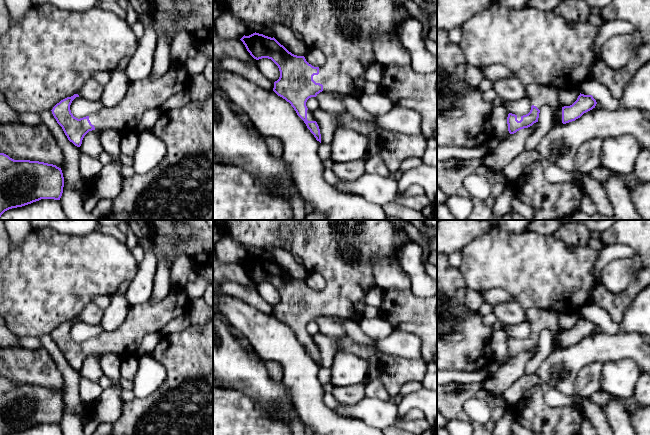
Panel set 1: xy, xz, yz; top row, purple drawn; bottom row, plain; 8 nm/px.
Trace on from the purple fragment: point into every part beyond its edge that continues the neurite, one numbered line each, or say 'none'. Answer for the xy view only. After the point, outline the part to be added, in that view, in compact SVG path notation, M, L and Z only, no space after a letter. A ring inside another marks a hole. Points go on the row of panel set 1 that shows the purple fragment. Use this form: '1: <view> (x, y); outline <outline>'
1: xy (148, 93); outline M172 63L169 70L157 78L145 77L130 82L124 98L114 107L103 108L101 111L89 115L95 130L104 131L115 129L121 132L134 131L144 113L149 109L160 108L173 95L187 90L190 84L190 75L182 63Z

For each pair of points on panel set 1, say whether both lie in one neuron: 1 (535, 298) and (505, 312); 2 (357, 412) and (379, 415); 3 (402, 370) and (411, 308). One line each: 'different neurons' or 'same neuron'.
1: different neurons
2: same neuron
3: different neurons

